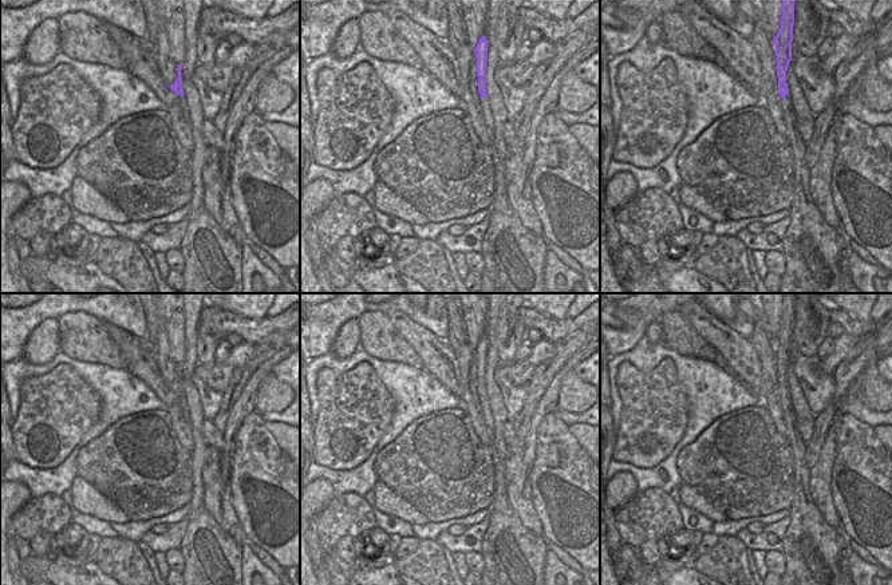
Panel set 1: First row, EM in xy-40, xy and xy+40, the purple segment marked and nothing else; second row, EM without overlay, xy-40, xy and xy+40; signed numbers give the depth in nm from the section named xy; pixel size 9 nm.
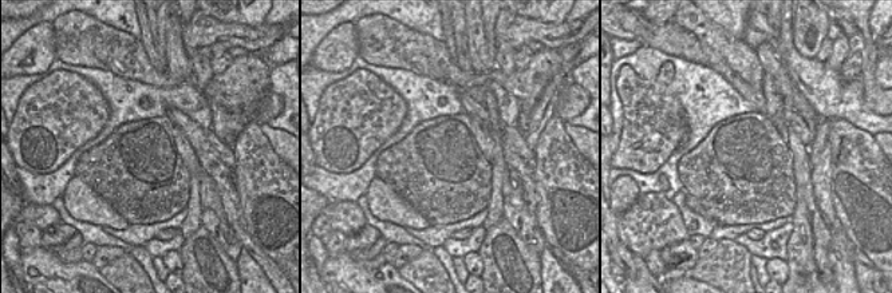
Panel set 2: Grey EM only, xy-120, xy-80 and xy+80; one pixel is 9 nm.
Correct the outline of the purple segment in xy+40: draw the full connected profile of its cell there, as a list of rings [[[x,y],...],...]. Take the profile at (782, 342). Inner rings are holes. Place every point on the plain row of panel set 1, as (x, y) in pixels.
[[[784,293],[781,328],[778,333],[774,336],[778,390],[781,392],[782,399],[786,398],[786,395],[789,394],[788,383],[786,383],[786,371],[792,360],[796,299],[797,299],[797,293]]]

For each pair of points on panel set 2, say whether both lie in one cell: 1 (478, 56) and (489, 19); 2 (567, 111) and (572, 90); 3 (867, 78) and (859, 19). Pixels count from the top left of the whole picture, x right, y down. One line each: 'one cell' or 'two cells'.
1: two cells
2: one cell
3: one cell

